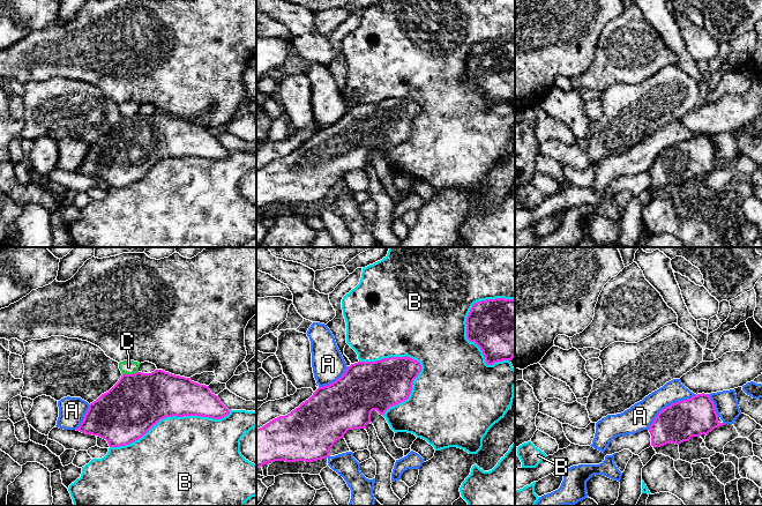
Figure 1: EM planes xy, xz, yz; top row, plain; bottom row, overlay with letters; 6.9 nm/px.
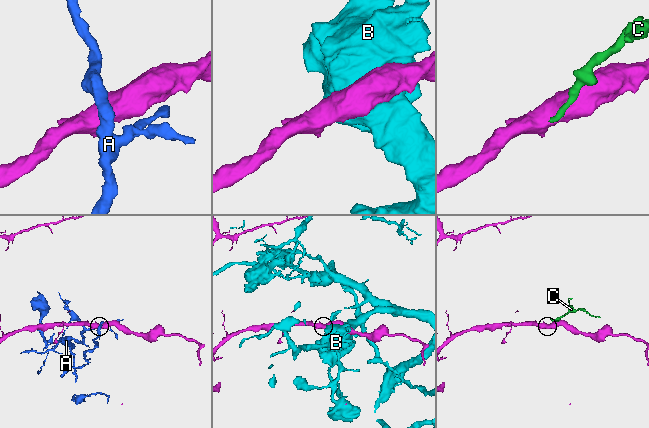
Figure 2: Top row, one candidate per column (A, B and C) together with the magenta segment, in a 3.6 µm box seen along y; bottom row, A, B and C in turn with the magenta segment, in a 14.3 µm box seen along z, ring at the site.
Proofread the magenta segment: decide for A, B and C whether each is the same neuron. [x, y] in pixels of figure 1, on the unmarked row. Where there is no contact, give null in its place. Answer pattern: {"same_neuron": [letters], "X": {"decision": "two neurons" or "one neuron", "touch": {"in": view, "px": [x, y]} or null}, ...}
{"same_neuron": [], "A": {"decision": "two neurons", "touch": {"in": "yz", "px": [669, 147]}}, "B": {"decision": "two neurons", "touch": {"in": "xz", "px": [468, 57]}}, "C": {"decision": "two neurons", "touch": {"in": "xy", "px": [129, 116]}}}

